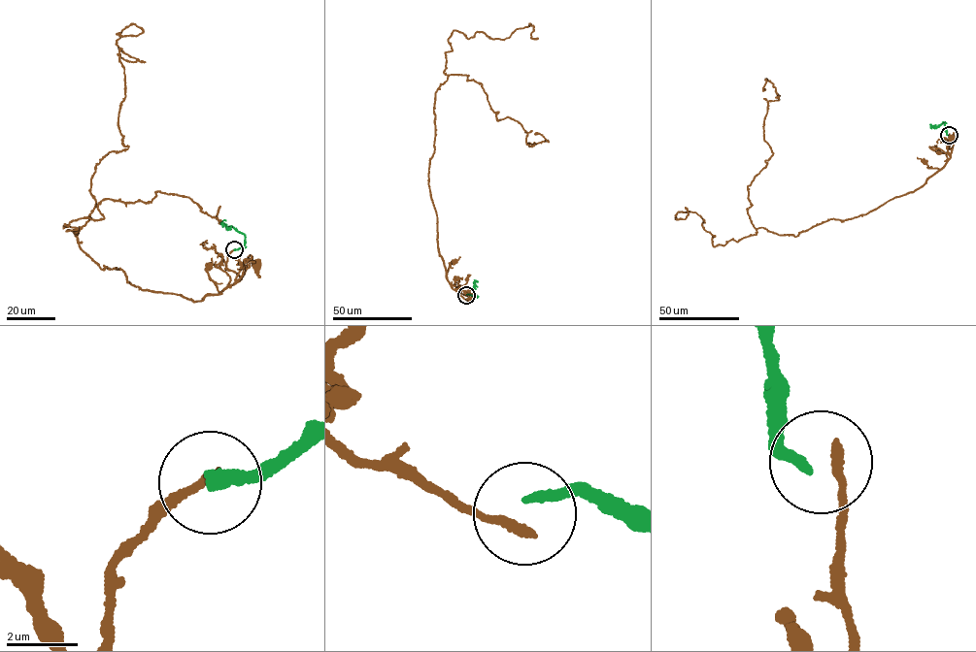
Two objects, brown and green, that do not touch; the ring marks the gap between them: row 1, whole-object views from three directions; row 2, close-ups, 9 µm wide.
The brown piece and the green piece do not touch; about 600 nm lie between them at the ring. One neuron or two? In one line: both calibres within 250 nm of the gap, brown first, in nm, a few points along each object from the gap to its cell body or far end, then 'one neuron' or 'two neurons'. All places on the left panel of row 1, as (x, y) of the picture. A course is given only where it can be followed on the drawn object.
280 nm thick on the brown side, 320 nm on the other; brown runs (235, 249), (228, 255), (226, 267), (239, 276), (245, 273), (250, 255), (256, 263); green runs (234, 249), (243, 245), (245, 236), (225, 225); one neuron

